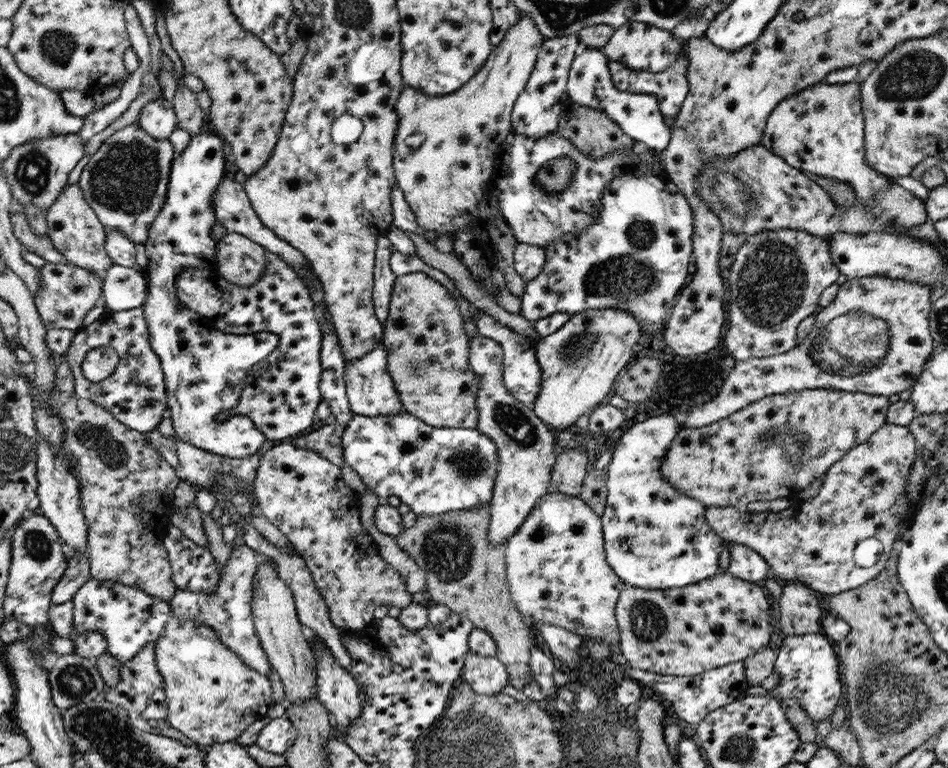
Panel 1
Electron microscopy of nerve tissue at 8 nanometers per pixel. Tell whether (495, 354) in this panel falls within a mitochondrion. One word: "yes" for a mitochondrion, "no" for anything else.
no

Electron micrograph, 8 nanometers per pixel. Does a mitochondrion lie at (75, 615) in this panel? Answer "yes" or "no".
no

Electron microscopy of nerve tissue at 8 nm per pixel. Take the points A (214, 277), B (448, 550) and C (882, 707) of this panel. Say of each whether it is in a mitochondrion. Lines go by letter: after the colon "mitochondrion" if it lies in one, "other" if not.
A: other
B: mitochondrion
C: mitochondrion

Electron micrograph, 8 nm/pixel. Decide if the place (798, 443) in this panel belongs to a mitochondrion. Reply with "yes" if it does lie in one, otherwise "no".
yes

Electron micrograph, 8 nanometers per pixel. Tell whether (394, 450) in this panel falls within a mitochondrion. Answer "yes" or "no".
no

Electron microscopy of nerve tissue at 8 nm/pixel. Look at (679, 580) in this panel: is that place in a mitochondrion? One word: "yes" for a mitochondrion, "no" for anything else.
no

